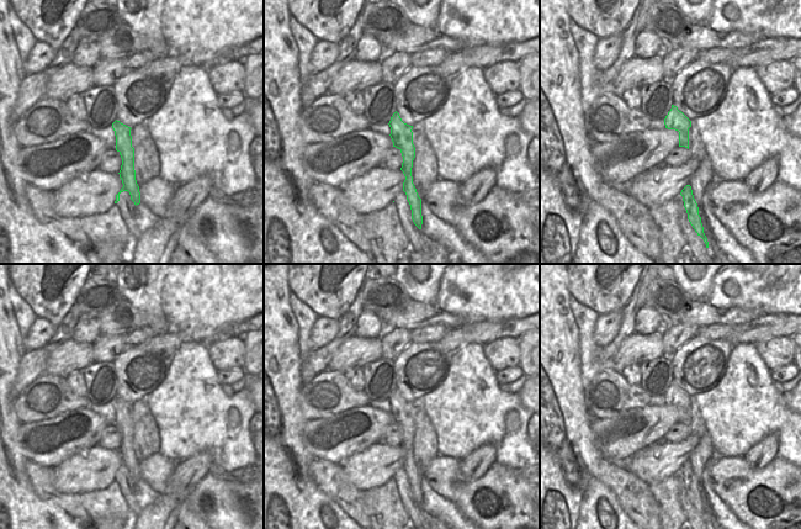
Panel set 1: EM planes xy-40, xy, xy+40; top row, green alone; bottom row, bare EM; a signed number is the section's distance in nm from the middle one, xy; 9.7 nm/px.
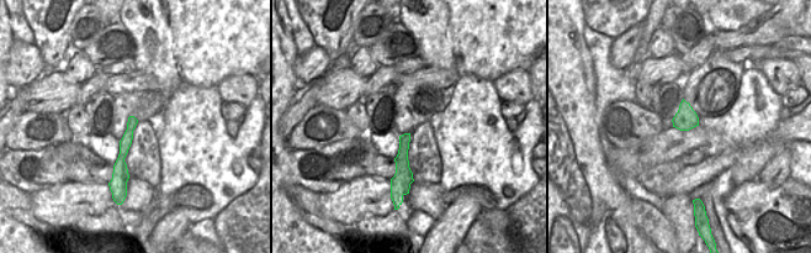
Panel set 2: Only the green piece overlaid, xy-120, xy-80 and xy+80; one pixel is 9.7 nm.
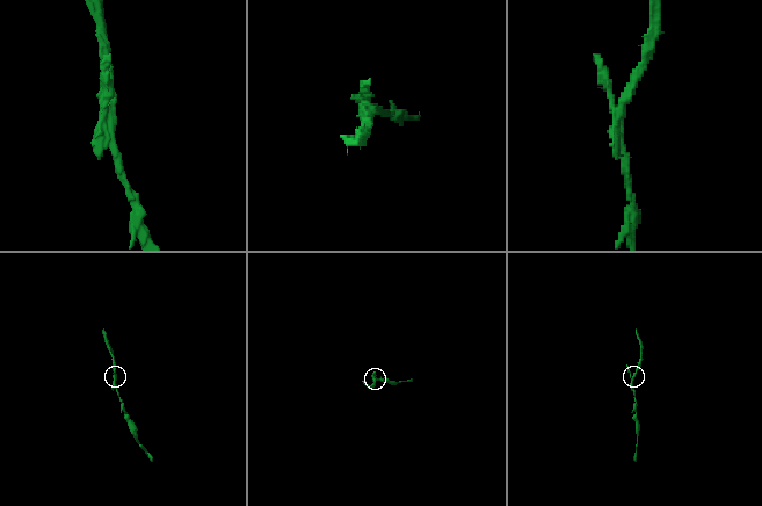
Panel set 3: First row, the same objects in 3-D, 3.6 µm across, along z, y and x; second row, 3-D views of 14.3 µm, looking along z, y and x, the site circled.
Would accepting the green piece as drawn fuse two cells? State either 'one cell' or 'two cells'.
two cells

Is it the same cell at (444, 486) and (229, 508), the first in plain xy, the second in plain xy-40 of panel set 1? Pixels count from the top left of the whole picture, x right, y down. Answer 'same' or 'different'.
same

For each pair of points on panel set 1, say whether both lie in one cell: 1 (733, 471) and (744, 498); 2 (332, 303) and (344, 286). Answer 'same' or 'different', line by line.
1: same
2: same

